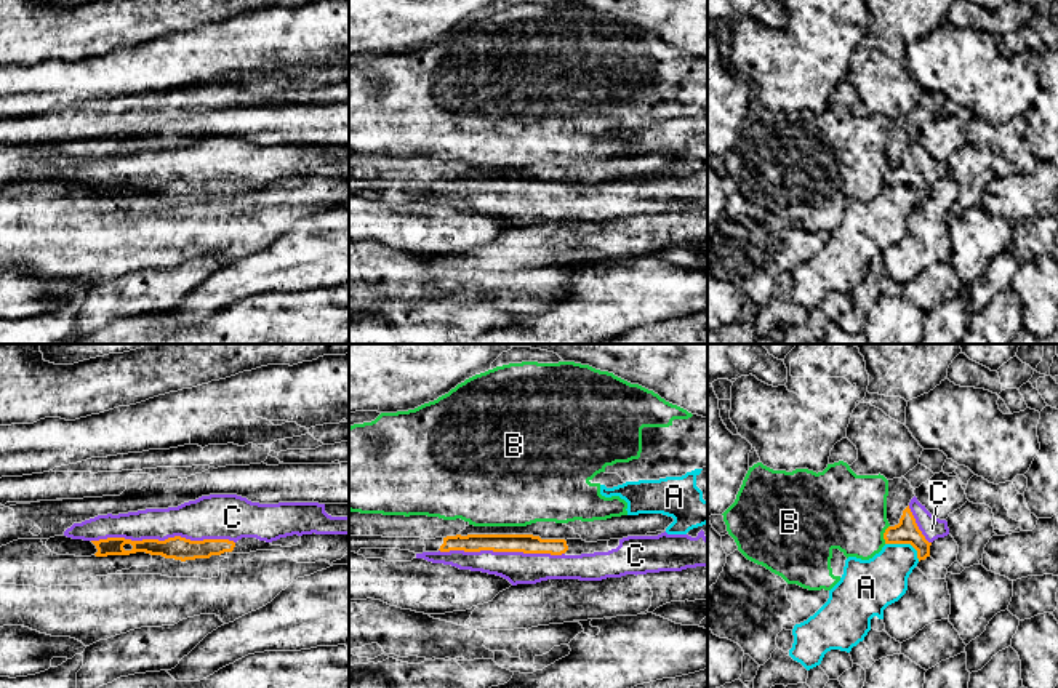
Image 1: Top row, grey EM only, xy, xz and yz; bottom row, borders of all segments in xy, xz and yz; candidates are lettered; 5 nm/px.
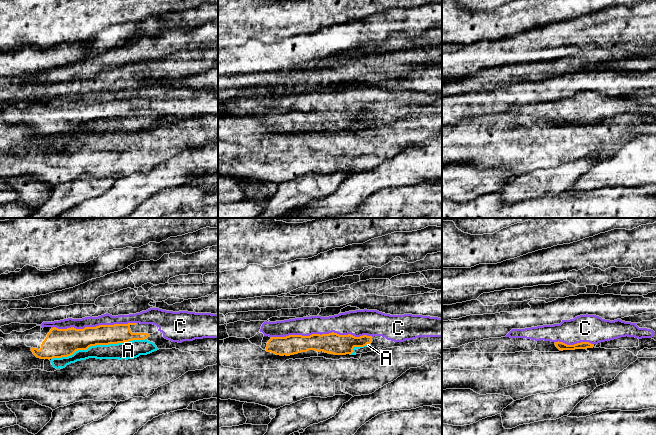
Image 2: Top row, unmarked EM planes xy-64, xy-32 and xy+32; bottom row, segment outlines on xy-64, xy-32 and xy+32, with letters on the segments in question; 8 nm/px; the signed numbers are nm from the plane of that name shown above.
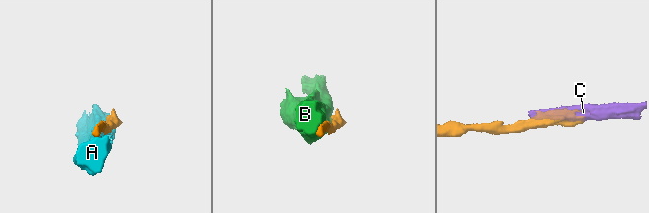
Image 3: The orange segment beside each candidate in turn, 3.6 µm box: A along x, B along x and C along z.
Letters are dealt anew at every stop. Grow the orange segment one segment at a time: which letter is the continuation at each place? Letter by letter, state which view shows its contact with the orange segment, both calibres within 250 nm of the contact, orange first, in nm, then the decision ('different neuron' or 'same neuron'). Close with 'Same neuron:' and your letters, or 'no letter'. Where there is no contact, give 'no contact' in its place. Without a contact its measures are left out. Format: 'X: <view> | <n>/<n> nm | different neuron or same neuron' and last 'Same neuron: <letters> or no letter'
A: yz | 120/260 nm | different neuron
B: yz | 120/380 nm | different neuron
C: xy | 120/220 nm | same neuron
Same neuron: C

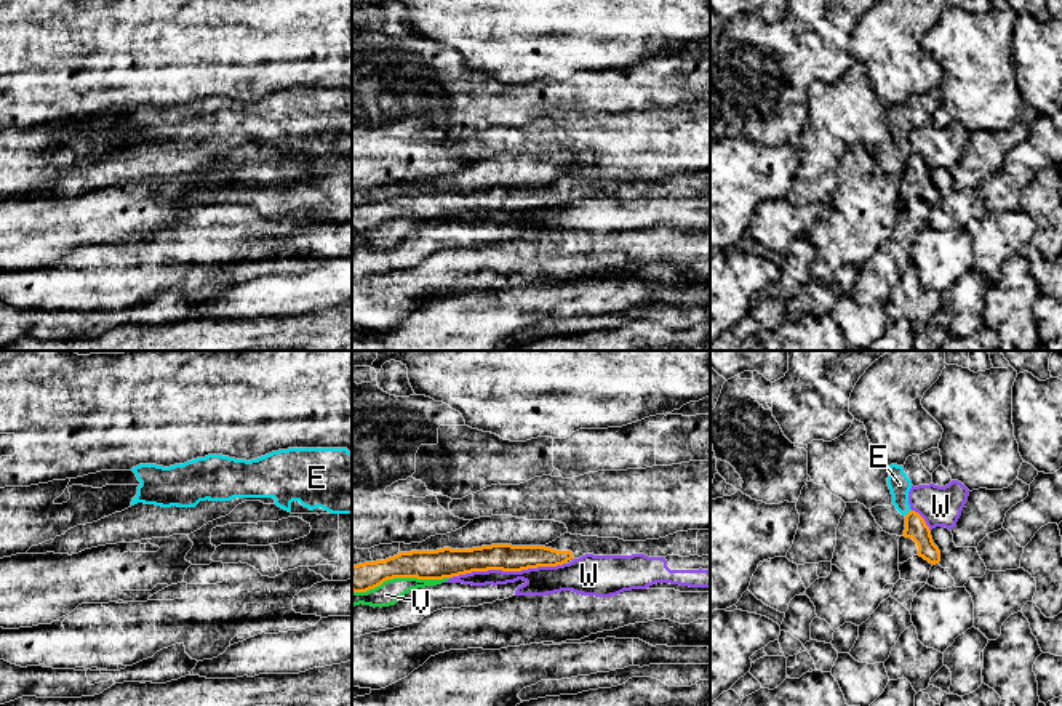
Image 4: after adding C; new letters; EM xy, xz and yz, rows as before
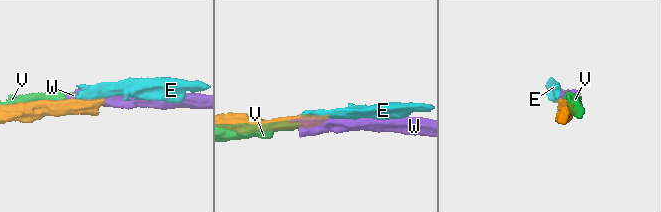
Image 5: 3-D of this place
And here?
E: yz | 110/110 nm | different neuron
V: xz | 150/120 nm | different neuron
W: xz | 140/140 nm | different neuron
Same neuron: no letter

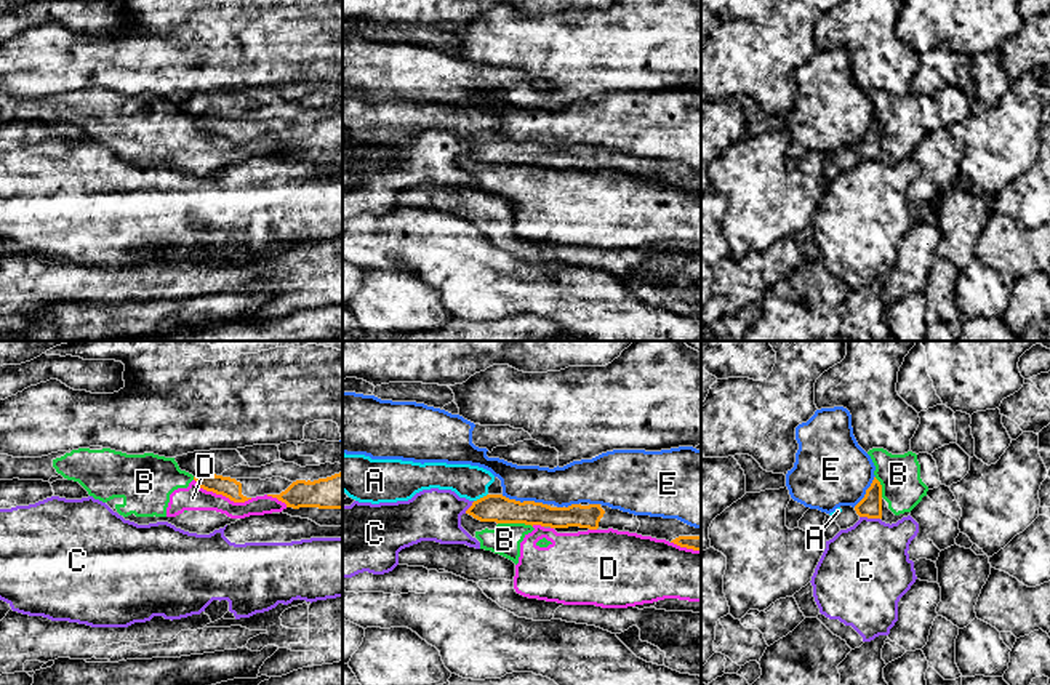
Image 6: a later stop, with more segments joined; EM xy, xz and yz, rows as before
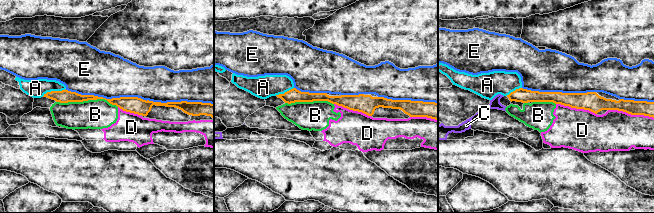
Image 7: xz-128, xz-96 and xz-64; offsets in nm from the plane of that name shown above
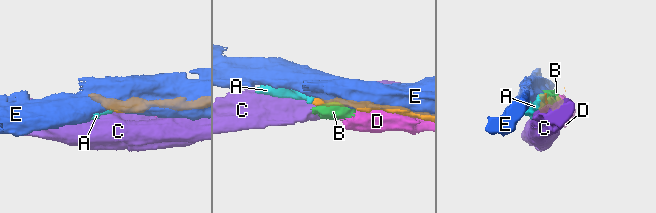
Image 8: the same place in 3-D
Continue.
A: xz | 140/170 nm | same neuron
B: xz | 140/160 nm | different neuron
C: yz | 110/440 nm | different neuron
D: xy | 100/130 nm | different neuron
E: xz | 140/200 nm | different neuron
Same neuron: A

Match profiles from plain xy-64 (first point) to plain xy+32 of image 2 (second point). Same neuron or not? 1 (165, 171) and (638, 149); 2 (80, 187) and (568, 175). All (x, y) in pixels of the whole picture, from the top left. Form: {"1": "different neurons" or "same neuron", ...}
{"1": "same neuron", "2": "same neuron"}

